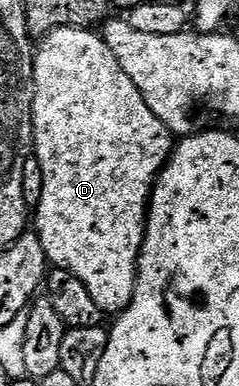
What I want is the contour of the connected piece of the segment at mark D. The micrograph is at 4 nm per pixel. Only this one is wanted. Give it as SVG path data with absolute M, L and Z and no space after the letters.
M54 27L48 35L40 40L37 47L37 56L31 59L31 90L33 92L33 150L35 162L41 167L41 200L37 202L35 208L35 223L37 227L35 233L45 250L46 260L54 268L70 271L83 281L91 301L106 316L116 317L129 308L131 297L135 293L135 281L137 280L137 259L141 255L141 246L145 240L145 224L147 222L147 212L149 209L149 197L153 193L153 184L157 181L157 176L165 167L165 162L173 153L175 146L174 136L169 134L167 125L147 109L147 101L135 89L131 77L123 73L119 61L109 51L104 38L100 34L92 35L94 32L89 29L79 27Z

